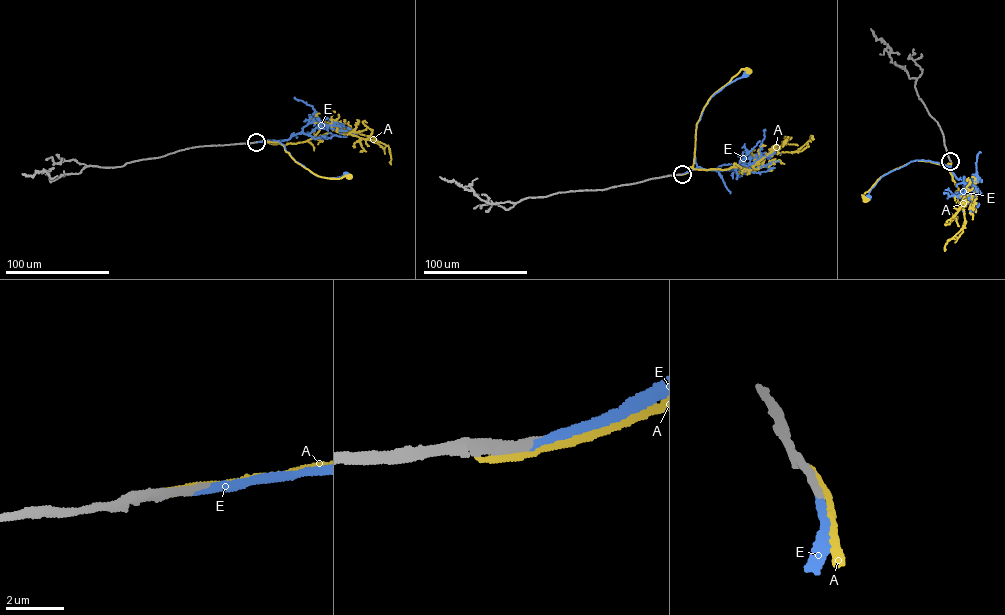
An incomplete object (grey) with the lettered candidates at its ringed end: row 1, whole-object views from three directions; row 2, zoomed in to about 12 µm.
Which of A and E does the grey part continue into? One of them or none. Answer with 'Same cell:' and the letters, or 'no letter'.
Same cell: E

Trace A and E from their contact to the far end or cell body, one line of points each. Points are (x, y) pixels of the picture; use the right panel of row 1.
A: (950, 161), (947, 166), (911, 161), (881, 176), (862, 195), (865, 199)
E: (950, 161), (950, 167), (928, 160), (911, 161), (881, 176), (867, 197)

